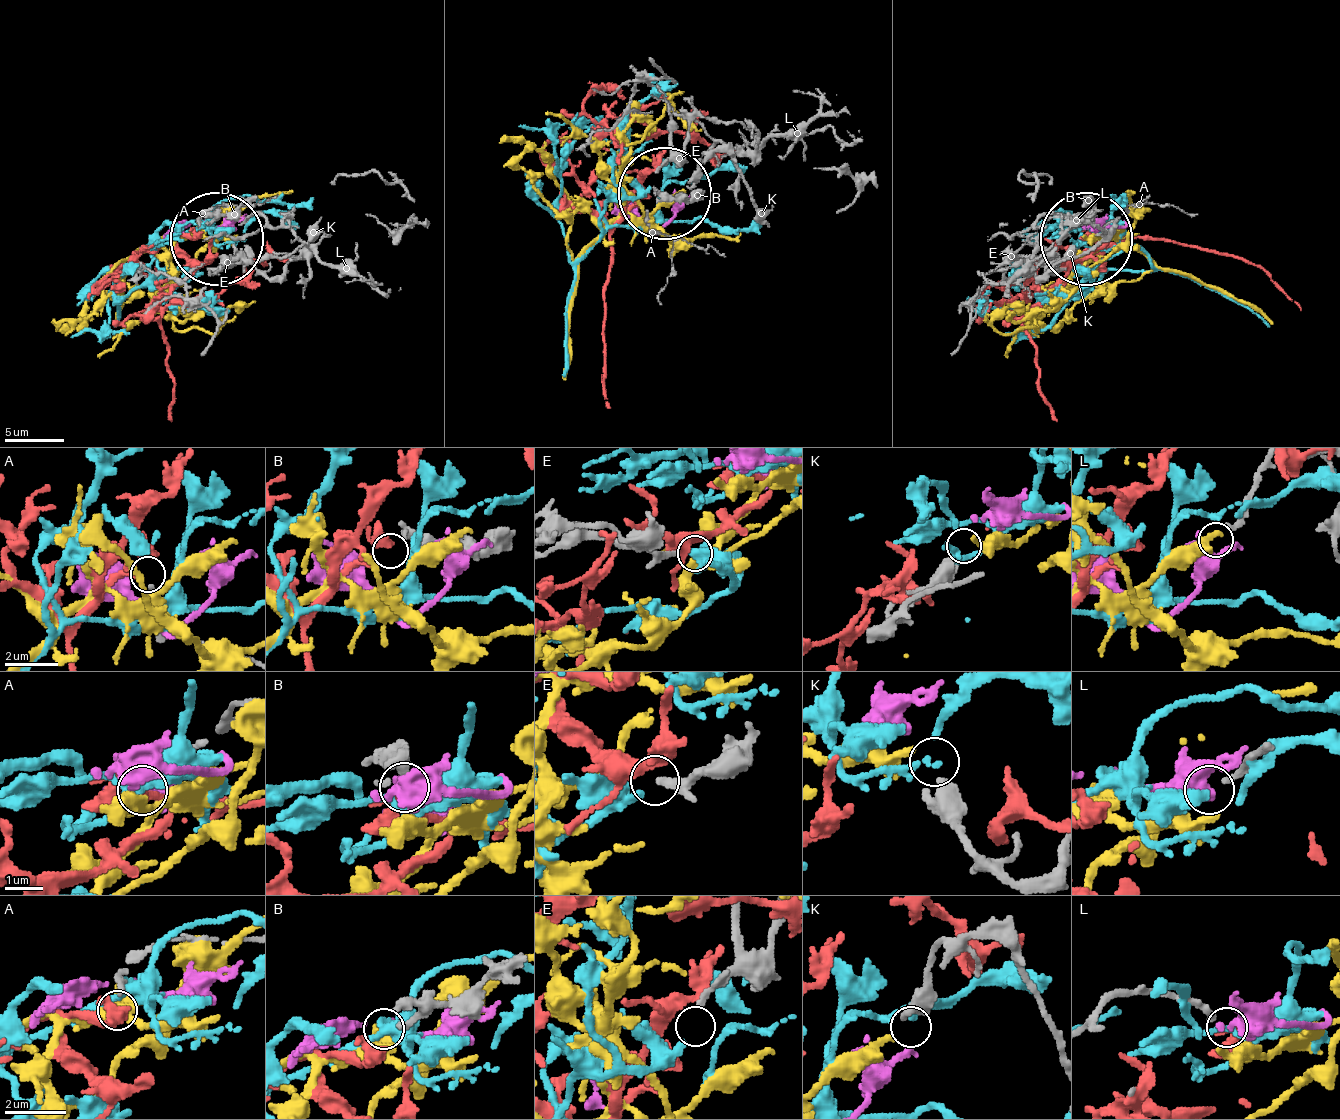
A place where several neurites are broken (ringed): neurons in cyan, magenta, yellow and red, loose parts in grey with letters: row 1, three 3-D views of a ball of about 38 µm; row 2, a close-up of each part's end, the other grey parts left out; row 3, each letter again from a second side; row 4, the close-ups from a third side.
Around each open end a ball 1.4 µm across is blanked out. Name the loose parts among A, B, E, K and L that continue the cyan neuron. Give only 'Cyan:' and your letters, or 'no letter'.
Cyan: E

